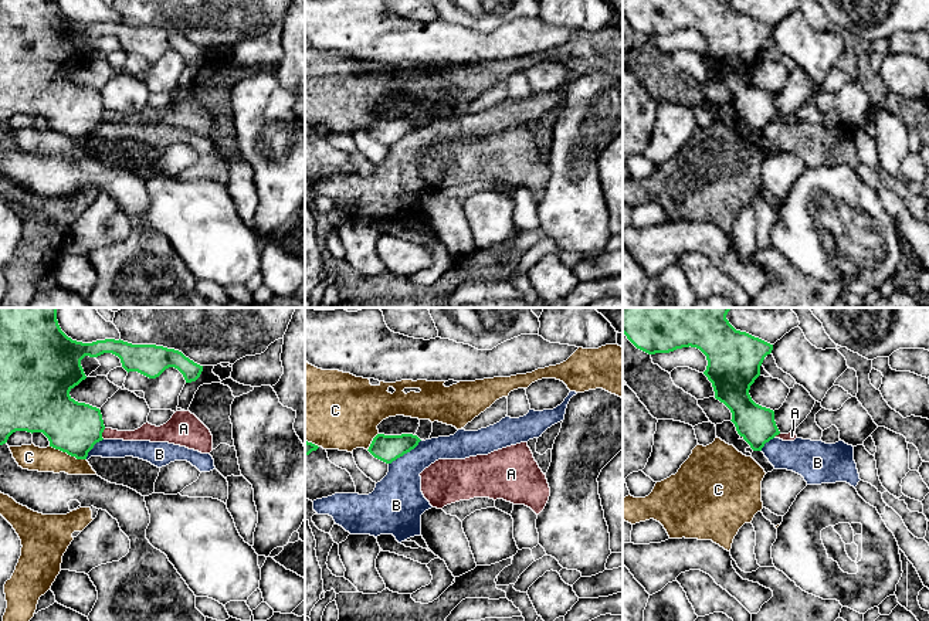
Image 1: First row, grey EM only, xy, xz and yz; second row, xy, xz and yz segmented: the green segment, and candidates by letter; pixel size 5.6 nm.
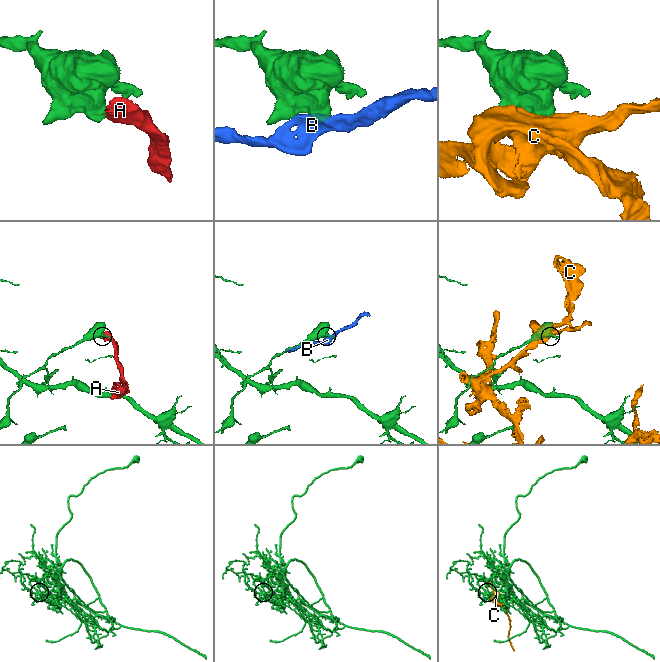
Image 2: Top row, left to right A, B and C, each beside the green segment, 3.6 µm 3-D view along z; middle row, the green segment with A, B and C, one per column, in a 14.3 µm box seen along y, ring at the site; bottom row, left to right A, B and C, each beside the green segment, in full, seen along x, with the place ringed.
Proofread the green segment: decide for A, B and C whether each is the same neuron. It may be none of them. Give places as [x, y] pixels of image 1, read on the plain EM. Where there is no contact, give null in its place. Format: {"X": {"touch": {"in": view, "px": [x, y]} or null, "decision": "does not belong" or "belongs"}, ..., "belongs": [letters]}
{"A": {"touch": {"in": "xy", "px": [101, 116]}, "decision": "does not belong"}, "B": {"touch": {"in": "xz", "px": [404, 135]}, "decision": "does not belong"}, "C": {"touch": {"in": "xy", "px": [68, 136]}, "decision": "does not belong"}, "belongs": []}

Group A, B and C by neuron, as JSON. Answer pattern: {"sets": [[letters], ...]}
{"sets": [["A"], ["B"], ["C"]]}

